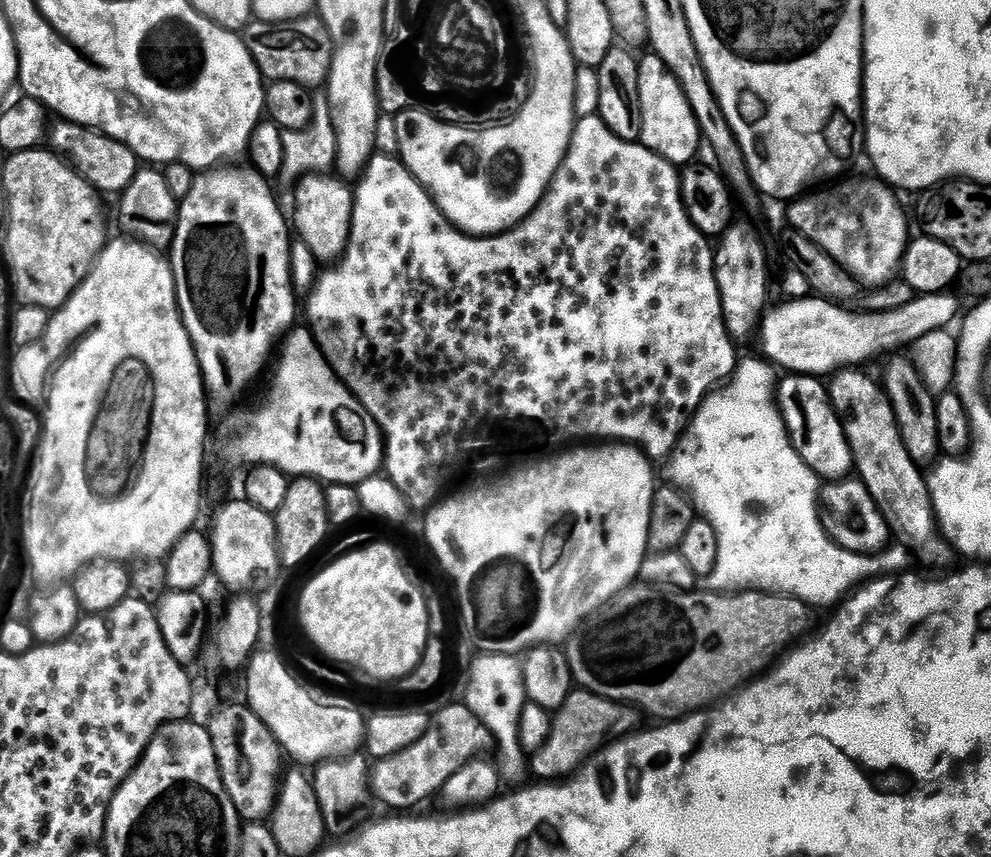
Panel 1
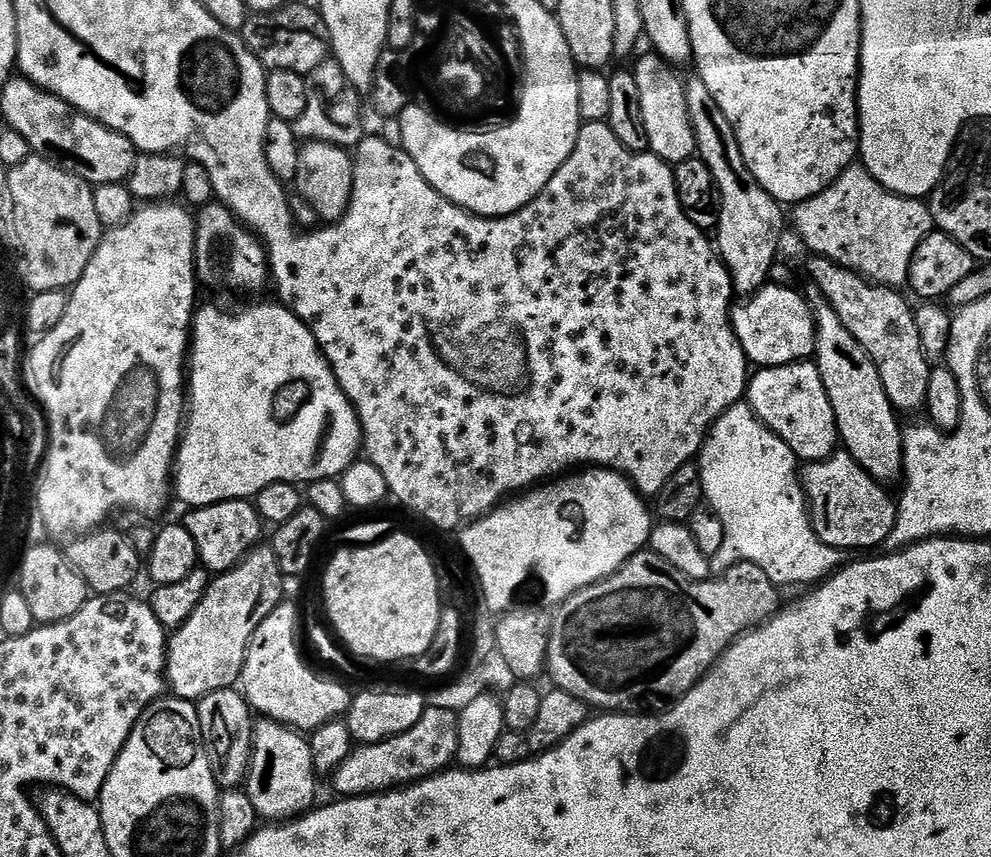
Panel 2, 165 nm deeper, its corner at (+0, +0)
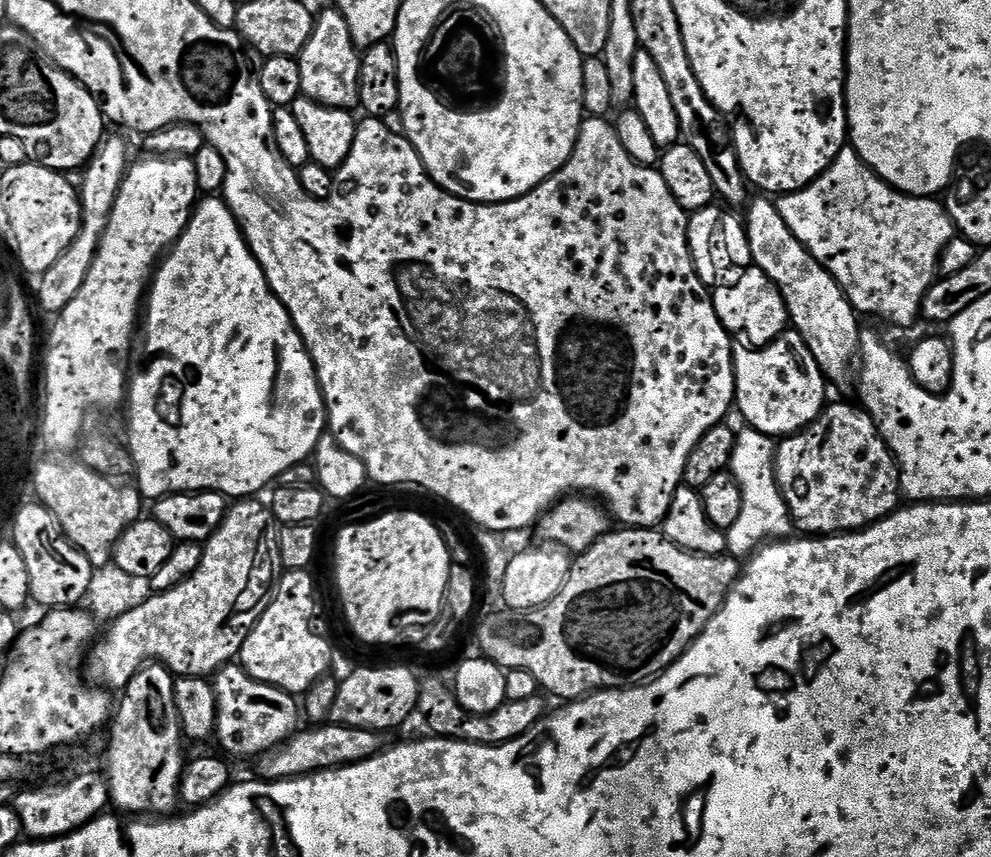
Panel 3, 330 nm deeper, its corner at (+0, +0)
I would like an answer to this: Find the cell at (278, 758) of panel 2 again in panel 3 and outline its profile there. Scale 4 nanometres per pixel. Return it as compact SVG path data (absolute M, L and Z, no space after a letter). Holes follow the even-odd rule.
M233 662L215 673L212 689L216 695L215 739L232 756L257 758L264 752L285 744L295 736L302 720L302 708L297 697L278 690L266 682L258 682L246 674L239 663Z

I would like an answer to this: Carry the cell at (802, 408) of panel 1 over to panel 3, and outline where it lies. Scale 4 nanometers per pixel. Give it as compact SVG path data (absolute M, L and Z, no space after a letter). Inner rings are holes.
M785 330L765 348L737 347L732 361L736 375L735 407L738 412L740 408L747 427L773 438L793 436L812 425L824 411L829 385L818 362L814 362L814 354L810 354L810 346L795 330Z

